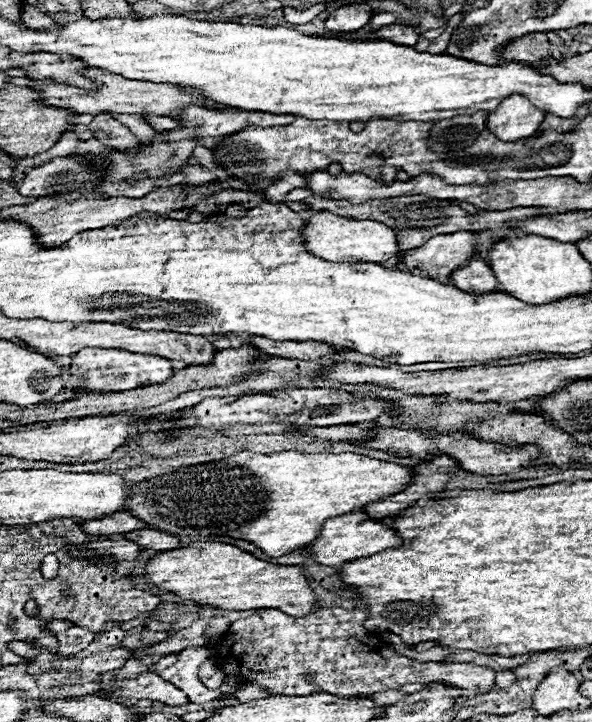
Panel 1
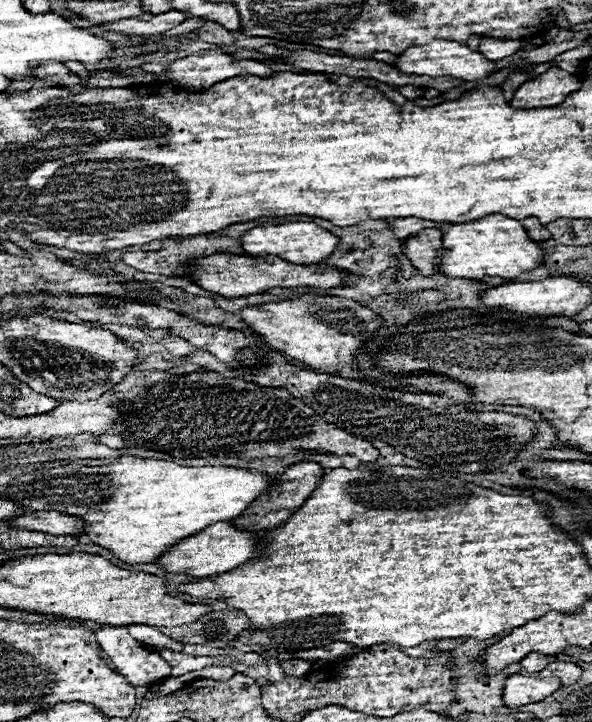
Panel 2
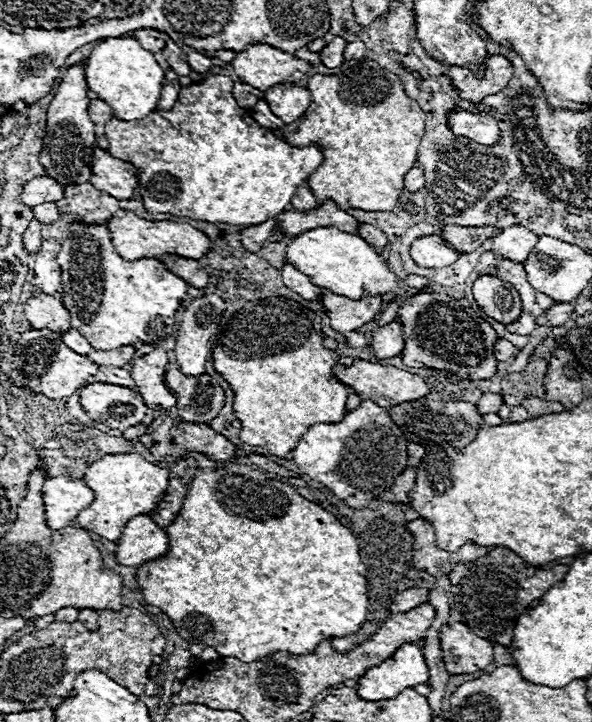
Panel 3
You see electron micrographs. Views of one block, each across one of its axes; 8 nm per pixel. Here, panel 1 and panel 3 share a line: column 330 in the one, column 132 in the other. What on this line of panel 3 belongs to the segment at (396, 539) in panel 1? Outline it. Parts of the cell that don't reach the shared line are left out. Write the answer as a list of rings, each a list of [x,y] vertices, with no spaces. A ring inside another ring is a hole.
[[[136,516],[122,528],[122,540],[116,542],[116,560],[122,566],[140,566],[148,560],[162,558],[168,552],[166,530],[150,516]]]

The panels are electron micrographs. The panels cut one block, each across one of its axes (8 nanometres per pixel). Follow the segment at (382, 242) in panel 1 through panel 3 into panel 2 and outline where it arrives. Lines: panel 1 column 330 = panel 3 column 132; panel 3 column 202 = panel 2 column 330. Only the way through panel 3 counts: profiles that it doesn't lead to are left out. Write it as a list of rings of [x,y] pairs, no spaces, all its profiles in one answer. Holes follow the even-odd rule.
[[[286,222],[286,224],[266,224],[266,226],[256,226],[252,230],[248,230],[242,238],[242,248],[246,254],[250,256],[264,256],[264,254],[270,254],[270,256],[278,256],[286,262],[292,262],[292,264],[316,264],[316,262],[322,262],[324,258],[328,258],[336,248],[338,248],[338,238],[316,226],[314,222]]]

